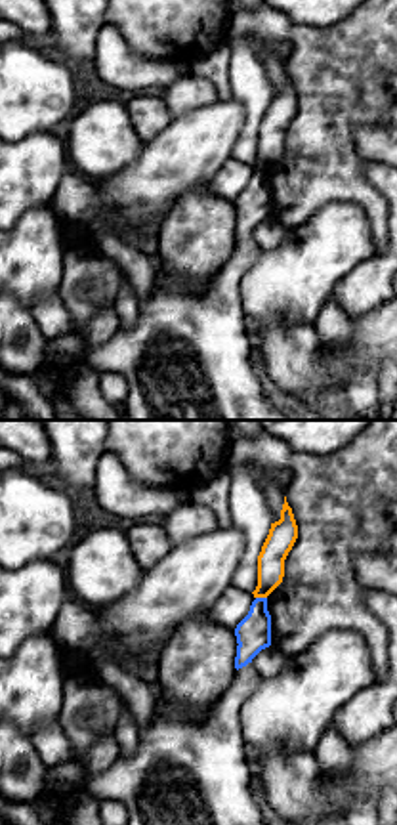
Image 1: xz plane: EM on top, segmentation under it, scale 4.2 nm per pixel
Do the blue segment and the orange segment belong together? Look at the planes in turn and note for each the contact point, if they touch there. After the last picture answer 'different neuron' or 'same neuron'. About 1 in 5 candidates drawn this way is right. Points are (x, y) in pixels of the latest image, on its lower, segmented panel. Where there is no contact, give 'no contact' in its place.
contact (262, 598)

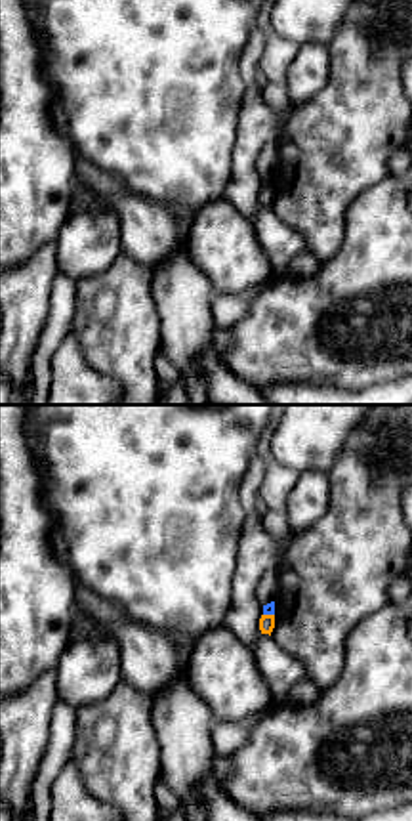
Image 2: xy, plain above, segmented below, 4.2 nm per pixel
contact (269, 613)

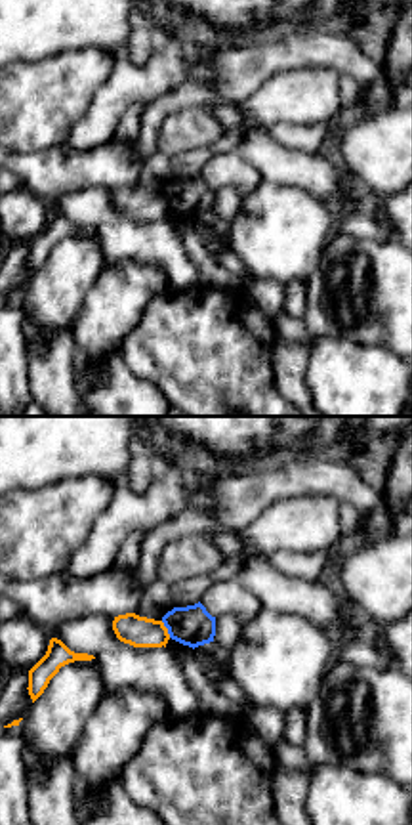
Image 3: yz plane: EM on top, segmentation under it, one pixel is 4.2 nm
contact (166, 627)

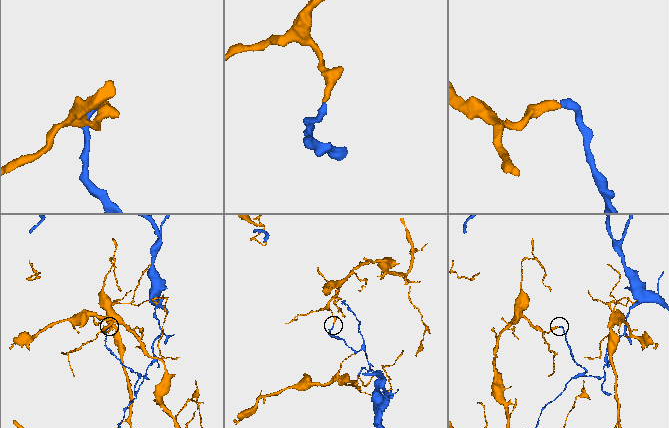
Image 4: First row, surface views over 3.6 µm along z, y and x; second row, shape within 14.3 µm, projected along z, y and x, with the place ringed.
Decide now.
different neuron

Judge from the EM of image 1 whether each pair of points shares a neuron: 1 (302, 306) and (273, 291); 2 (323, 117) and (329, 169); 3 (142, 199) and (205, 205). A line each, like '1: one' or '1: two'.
1: one
2: one
3: two

